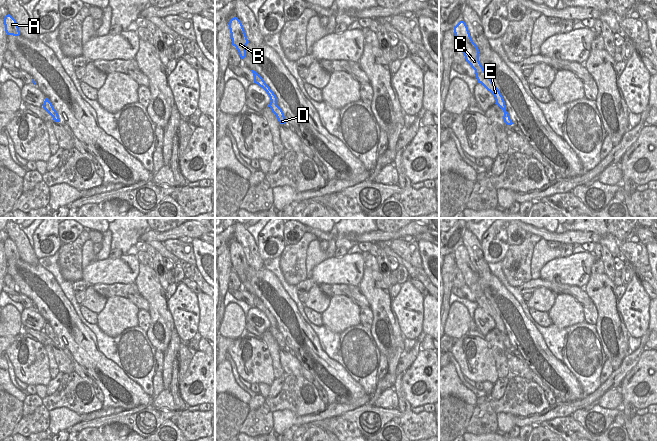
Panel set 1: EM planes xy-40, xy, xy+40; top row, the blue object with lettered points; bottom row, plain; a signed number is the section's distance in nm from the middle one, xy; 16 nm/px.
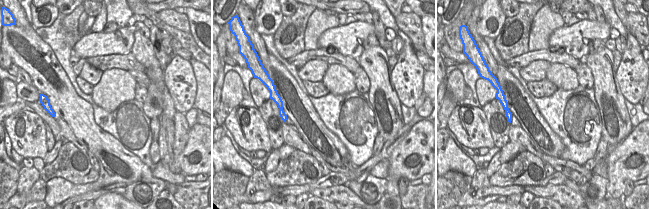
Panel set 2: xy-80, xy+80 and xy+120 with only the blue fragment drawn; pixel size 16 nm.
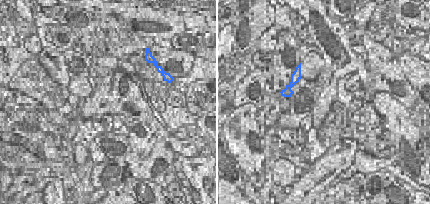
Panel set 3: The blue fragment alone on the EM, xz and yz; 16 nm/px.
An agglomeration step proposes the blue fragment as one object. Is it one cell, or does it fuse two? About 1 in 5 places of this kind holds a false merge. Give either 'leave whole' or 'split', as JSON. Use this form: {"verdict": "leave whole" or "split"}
{"verdict": "leave whole"}

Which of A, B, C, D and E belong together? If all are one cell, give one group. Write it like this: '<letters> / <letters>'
A B C D E

